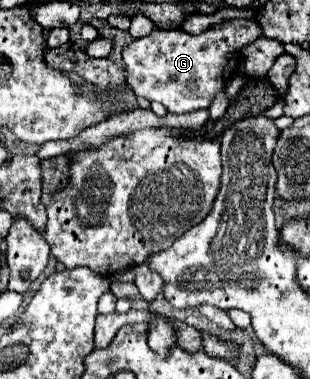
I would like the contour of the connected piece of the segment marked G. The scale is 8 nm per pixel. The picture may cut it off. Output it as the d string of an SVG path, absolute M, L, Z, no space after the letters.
M225 20L209 30L193 36L185 30L159 30L149 36L133 40L125 52L127 82L137 96L149 102L161 102L171 114L187 114L193 110L209 108L215 94L223 90L225 82L237 70L241 60L241 48L261 36L261 28L255 20Z

